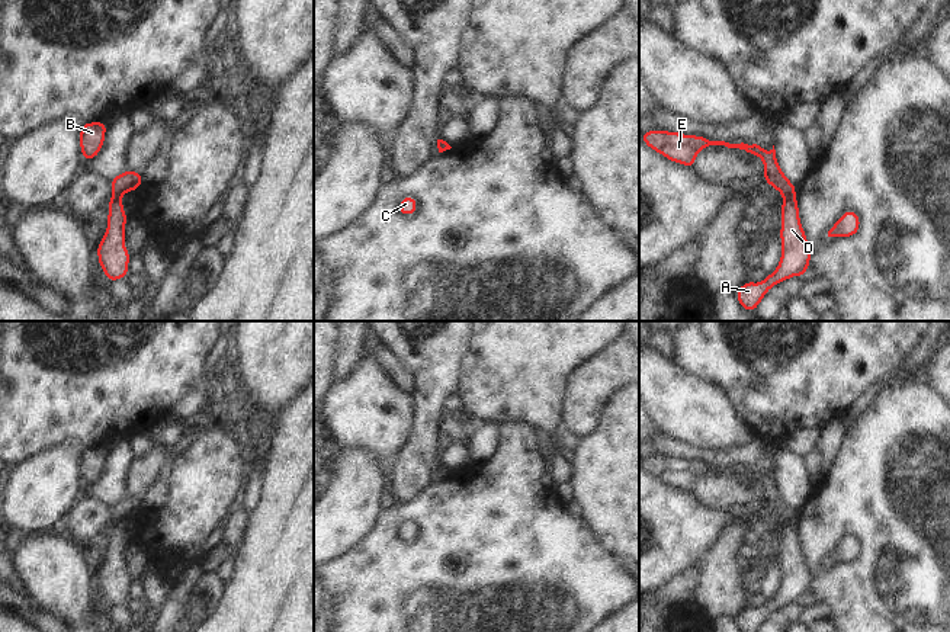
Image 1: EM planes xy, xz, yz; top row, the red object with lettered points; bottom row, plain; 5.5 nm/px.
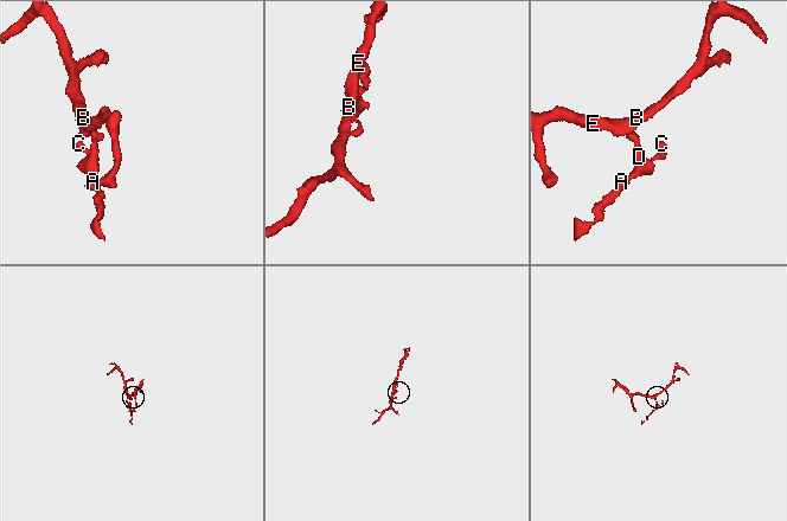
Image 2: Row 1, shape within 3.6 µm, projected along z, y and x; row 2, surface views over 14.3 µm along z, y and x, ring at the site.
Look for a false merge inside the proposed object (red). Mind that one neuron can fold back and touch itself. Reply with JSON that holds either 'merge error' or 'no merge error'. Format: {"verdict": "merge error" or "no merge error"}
{"verdict": "merge error"}

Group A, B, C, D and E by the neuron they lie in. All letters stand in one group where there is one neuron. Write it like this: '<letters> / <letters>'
A C D / B E

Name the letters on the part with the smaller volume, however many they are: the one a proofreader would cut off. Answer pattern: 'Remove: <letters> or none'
Remove: A, C, D

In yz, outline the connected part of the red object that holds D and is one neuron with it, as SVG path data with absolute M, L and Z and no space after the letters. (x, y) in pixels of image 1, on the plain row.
M795 519L783 522L781 529L781 583L777 594L761 609L748 606L736 617L741 632L758 632L770 613L793 601L805 601L812 575L799 545L799 532Z

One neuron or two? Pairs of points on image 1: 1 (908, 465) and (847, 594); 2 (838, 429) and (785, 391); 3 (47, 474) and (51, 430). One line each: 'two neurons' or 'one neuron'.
1: one neuron
2: two neurons
3: two neurons

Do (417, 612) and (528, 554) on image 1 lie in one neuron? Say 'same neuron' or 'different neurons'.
same neuron

